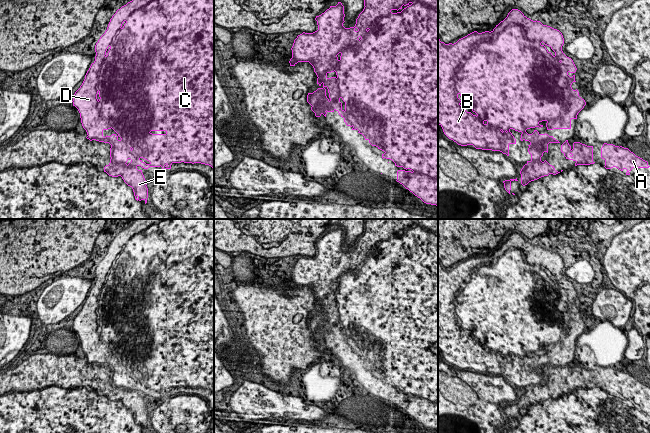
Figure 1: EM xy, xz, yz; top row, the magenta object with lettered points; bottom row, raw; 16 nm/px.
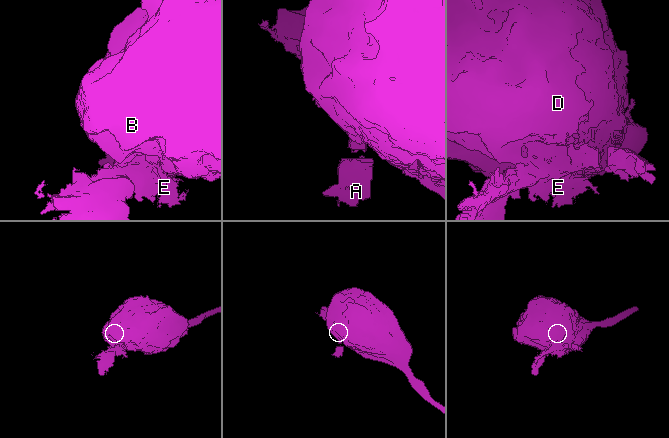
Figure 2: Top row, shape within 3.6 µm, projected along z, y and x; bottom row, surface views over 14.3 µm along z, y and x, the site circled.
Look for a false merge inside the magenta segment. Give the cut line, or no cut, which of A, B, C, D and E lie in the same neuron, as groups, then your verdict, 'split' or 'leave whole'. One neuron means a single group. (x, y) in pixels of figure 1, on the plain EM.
cut xy (87, 360), (108, 362), (113, 368), (113, 382), (125, 388); groups A E / B C D; split

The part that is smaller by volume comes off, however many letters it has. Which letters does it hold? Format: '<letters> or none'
A, E

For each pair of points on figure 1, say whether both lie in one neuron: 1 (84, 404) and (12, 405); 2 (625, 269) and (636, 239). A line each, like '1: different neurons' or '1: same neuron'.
1: same neuron
2: same neuron

